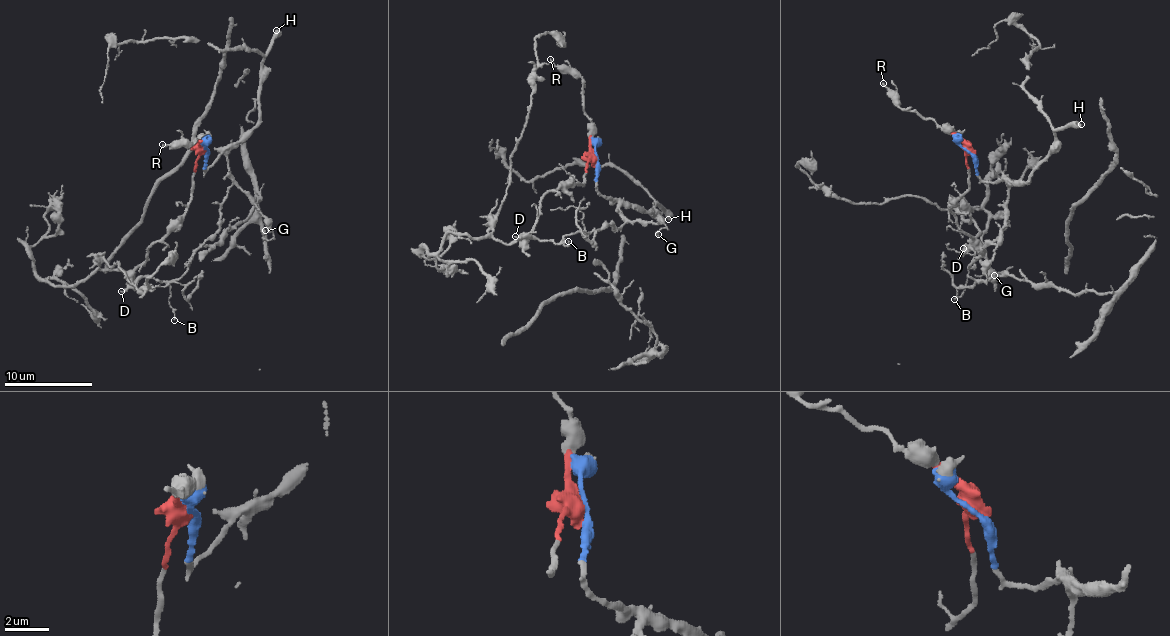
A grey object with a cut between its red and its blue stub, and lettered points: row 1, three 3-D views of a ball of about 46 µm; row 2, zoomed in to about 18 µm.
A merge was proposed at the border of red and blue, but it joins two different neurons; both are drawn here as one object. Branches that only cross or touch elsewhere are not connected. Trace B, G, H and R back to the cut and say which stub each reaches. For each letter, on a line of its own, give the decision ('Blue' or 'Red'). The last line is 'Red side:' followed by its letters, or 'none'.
B: Blue
G: Blue
H: Blue
R: Red
Red side: R

